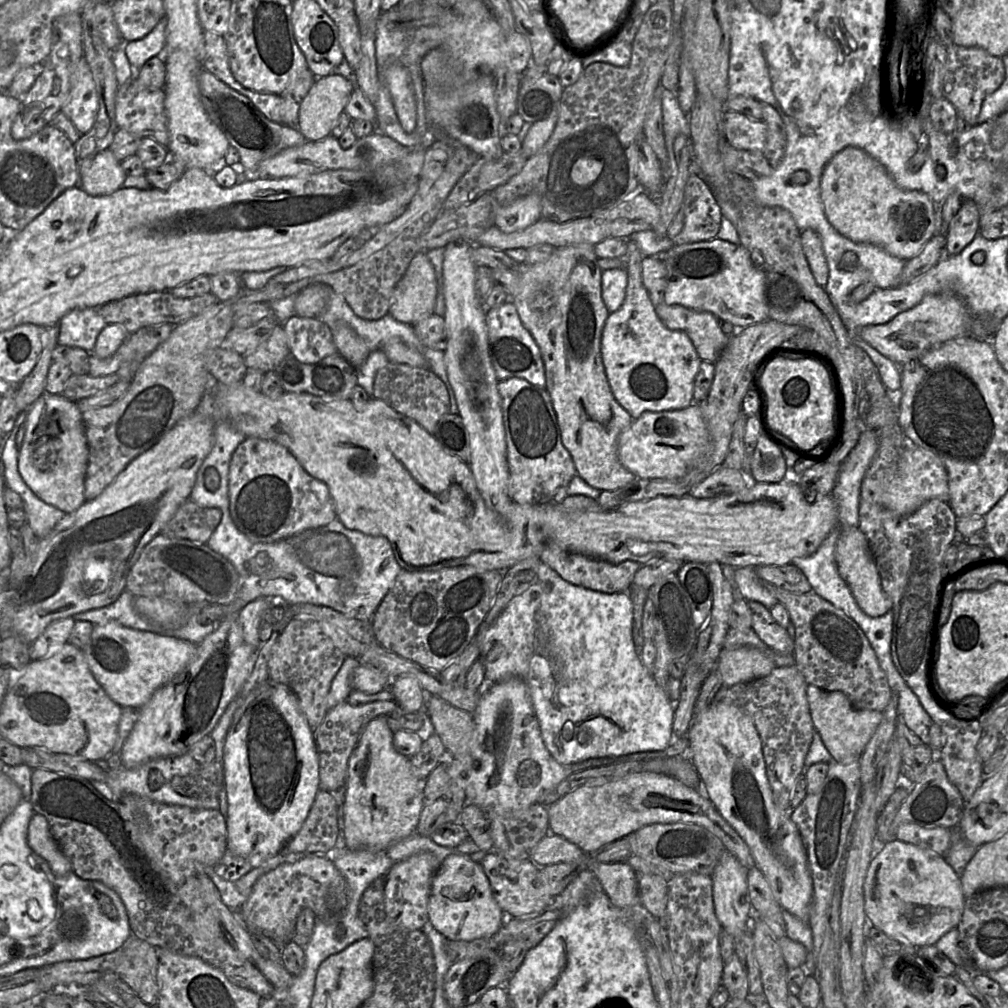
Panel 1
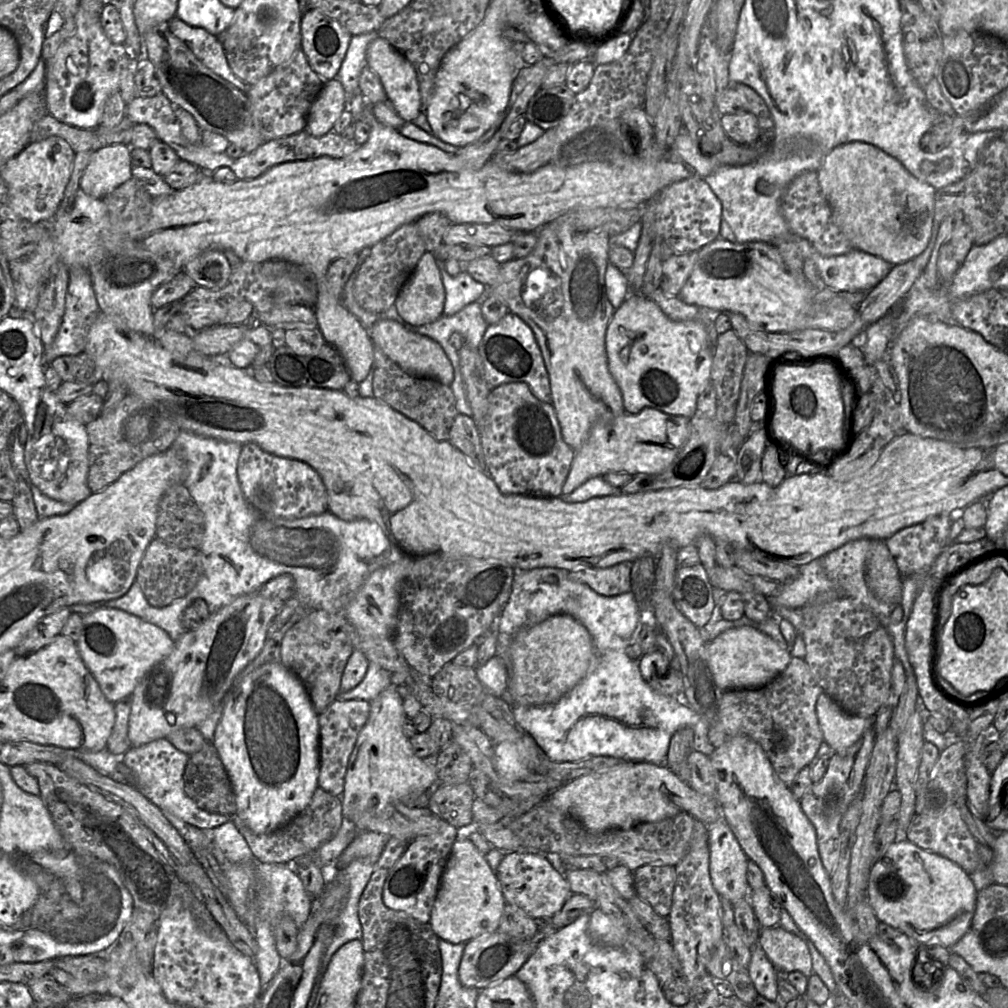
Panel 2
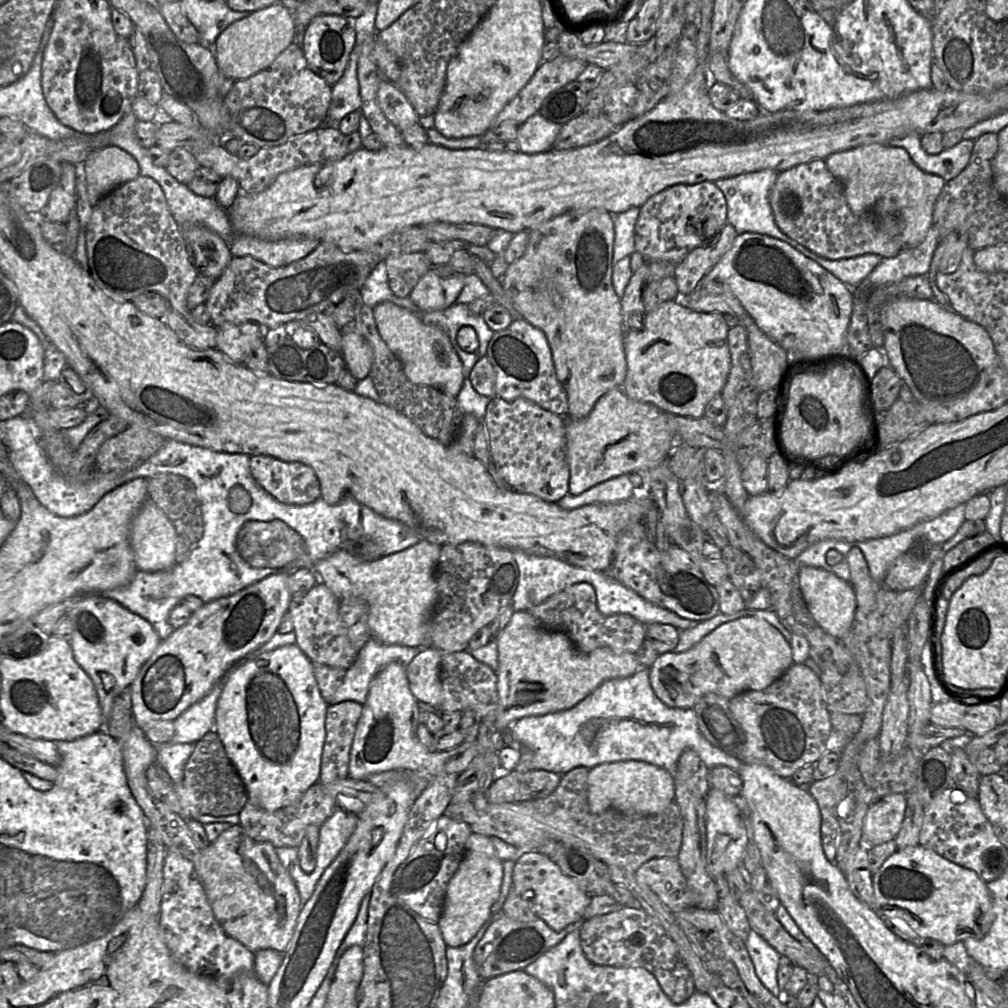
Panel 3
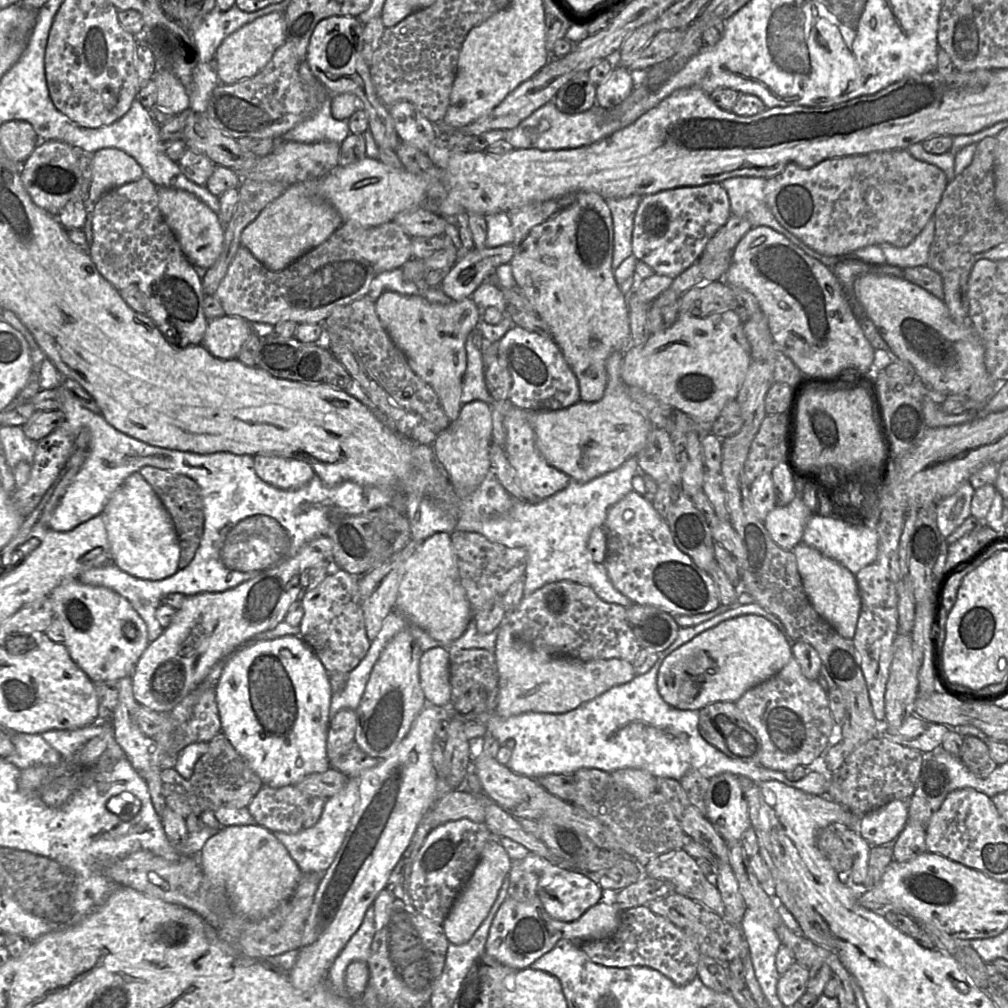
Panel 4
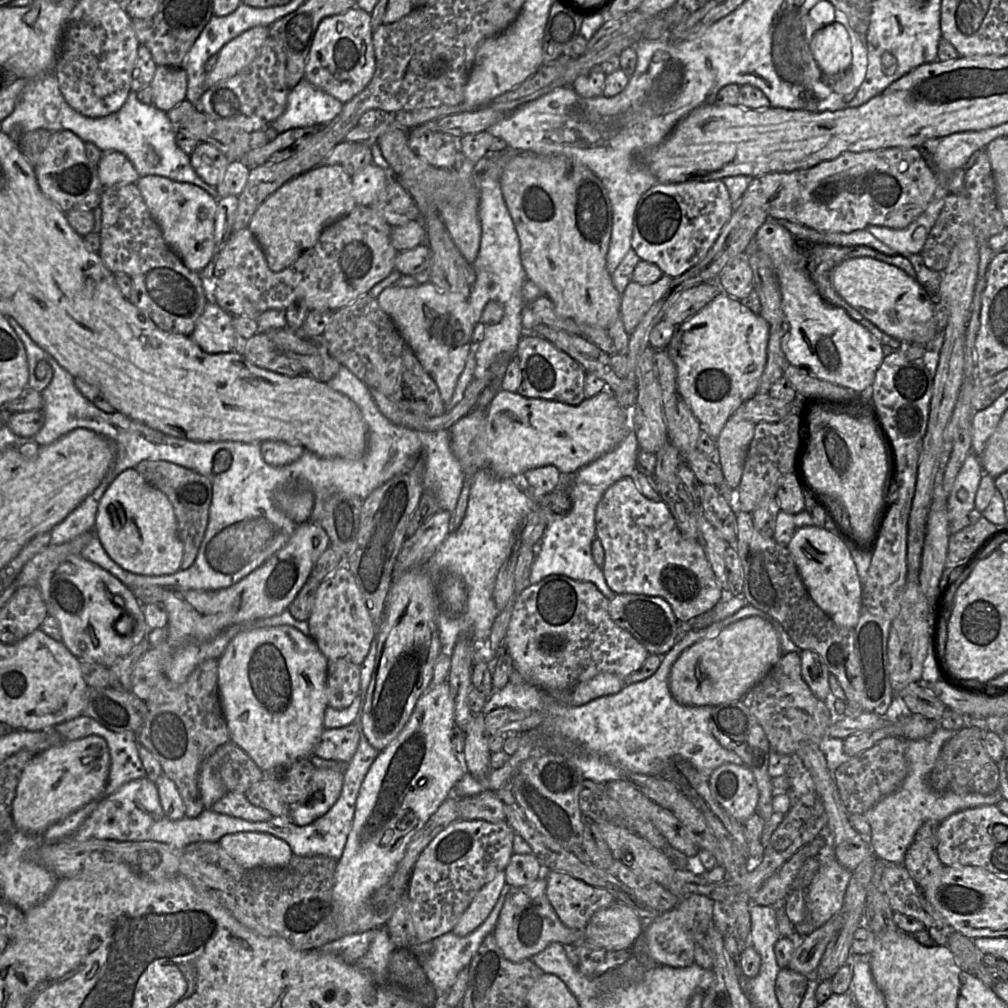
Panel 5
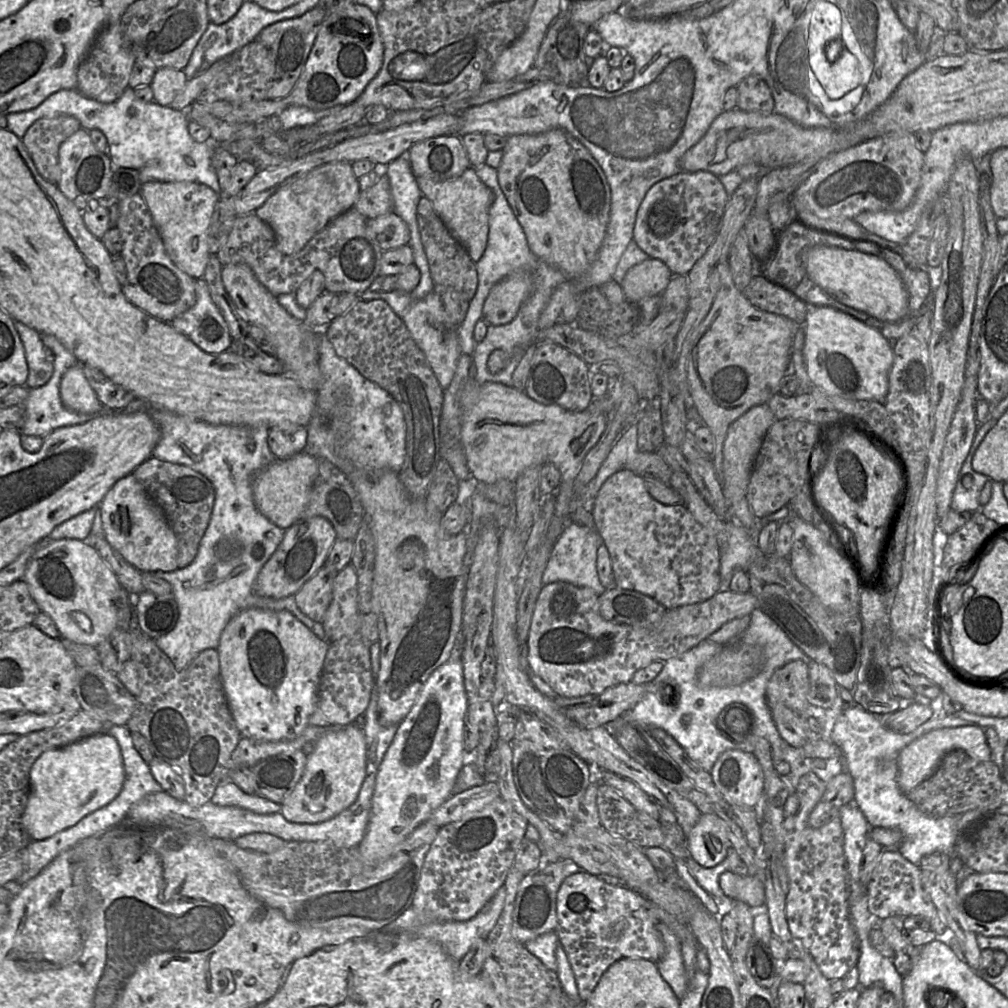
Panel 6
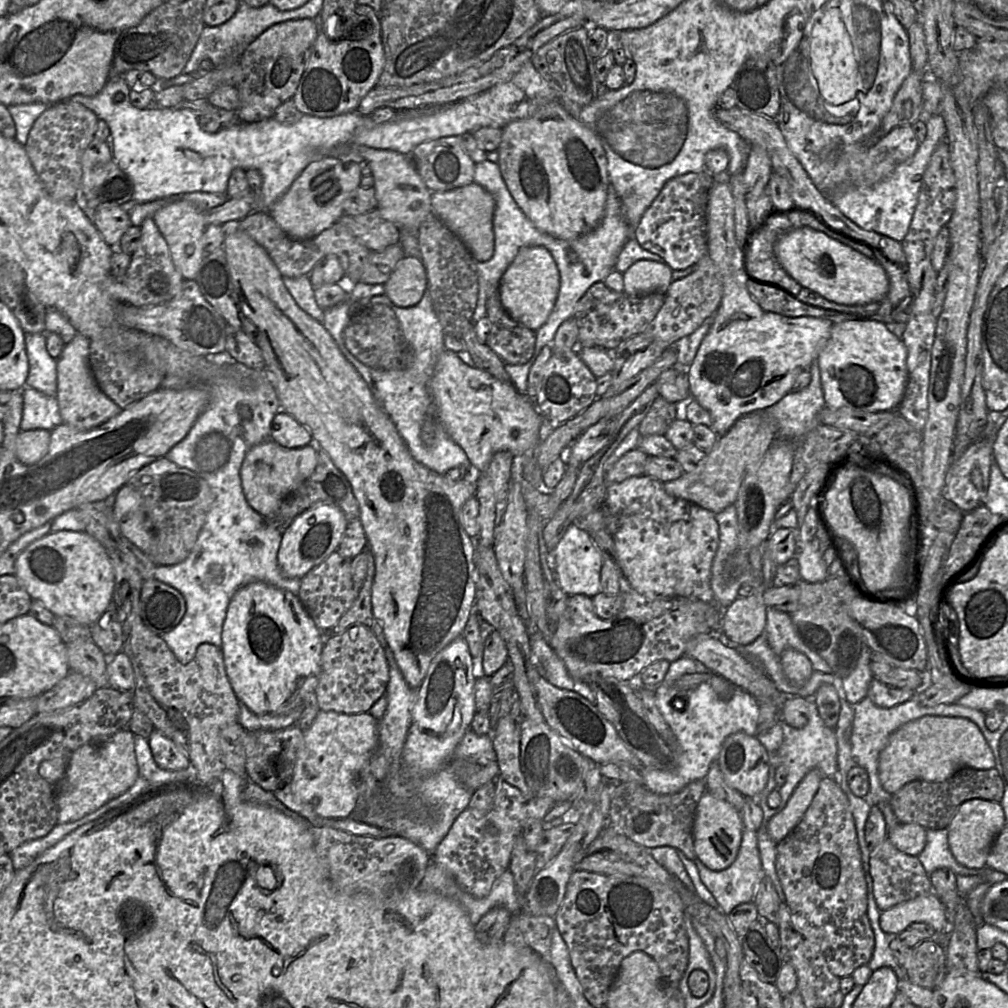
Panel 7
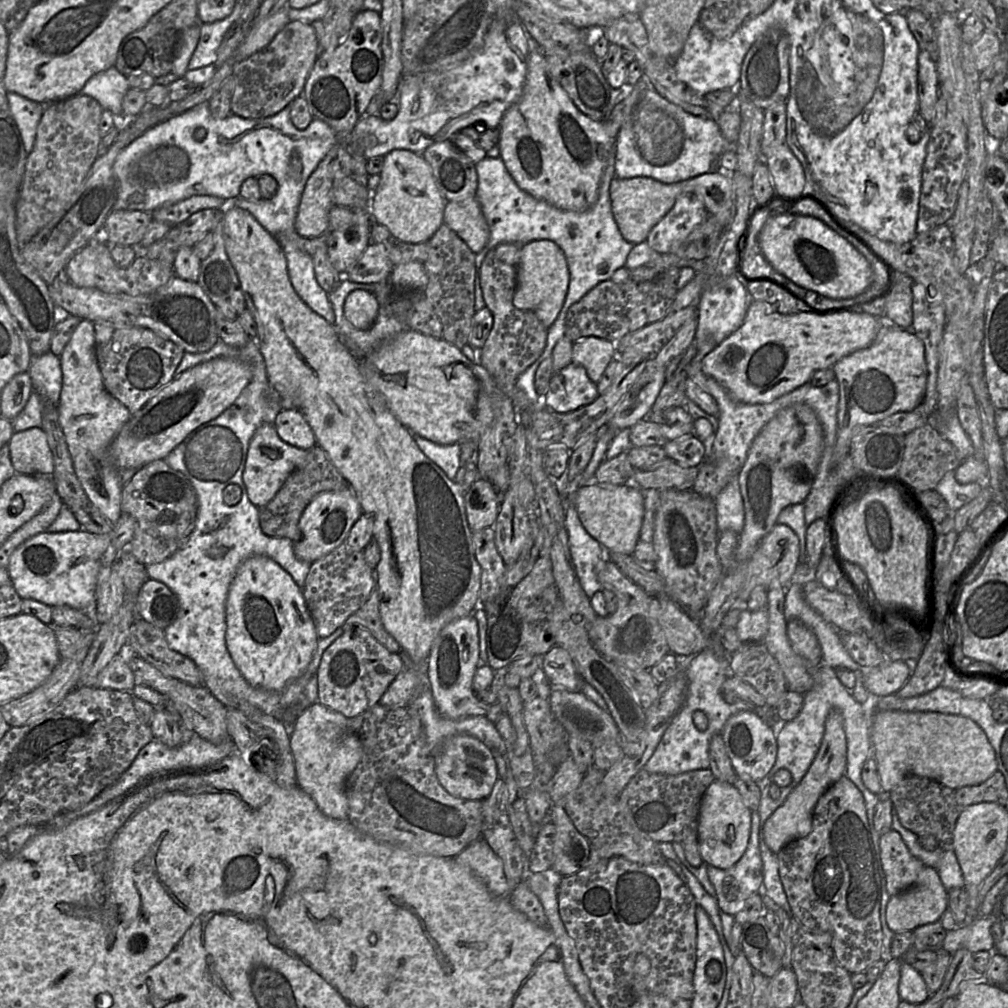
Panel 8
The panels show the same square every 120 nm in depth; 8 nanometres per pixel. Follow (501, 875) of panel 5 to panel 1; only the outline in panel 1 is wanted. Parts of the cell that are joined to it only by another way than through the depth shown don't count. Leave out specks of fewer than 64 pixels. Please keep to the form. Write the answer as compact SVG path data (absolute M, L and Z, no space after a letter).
M453 852L438 867L431 885L428 916L432 926L448 940L471 941L495 934L506 921L506 914L496 902L488 877L476 857Z

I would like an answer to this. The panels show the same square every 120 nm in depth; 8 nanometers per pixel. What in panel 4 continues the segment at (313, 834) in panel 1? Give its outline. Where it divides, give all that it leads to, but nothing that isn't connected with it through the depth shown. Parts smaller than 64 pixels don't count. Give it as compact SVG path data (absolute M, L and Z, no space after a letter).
M263 786L247 809L255 824L270 832L295 834L303 829L310 799L296 786L273 788Z

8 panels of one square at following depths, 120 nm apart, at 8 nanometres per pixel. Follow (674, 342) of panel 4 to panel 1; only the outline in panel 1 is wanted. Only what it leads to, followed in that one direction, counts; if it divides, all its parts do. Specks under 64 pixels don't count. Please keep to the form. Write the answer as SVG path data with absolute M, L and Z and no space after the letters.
M633 240L626 241L626 297L622 306L607 317L601 338L601 356L616 401L634 420L645 411L679 410L695 403L694 382L702 359L685 332L670 330L657 315L642 282L643 254Z

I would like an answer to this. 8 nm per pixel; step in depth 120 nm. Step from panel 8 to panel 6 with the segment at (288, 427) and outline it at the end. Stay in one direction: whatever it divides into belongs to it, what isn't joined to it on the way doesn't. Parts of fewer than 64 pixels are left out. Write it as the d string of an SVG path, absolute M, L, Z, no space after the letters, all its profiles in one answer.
M306 426L296 429L270 428L267 442L271 453L277 459L284 459L304 451L308 431Z

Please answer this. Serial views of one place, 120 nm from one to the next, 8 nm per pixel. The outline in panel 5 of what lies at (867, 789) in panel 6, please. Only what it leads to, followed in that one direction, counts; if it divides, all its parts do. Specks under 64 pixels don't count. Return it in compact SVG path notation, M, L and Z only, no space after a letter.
M938 726L926 738L905 741L907 775L903 783L896 791L882 798L863 814L871 827L871 835L868 837L871 851L879 860L903 864L905 853L915 841L915 834L923 823L927 821L940 823L960 810L996 805L1003 799L999 790L987 795L979 793L959 795L952 792L938 793L927 785L927 778L936 764L943 745L957 732Z

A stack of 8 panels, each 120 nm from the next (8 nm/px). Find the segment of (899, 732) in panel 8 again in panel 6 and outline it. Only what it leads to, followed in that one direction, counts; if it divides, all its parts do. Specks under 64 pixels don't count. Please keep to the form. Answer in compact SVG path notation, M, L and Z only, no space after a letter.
M978 725L947 727L933 730L908 744L899 753L897 775L898 788L903 793L915 788L934 773L944 755L952 750L963 750L978 761L985 762L992 758L991 749L985 738L984 728Z

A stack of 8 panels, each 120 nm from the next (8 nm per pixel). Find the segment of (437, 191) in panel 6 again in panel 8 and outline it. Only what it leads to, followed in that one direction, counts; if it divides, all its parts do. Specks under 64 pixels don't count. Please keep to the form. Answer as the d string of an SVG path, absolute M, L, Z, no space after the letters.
M476 196L462 201L447 201L443 219L444 223L456 232L475 254L487 245L490 238L490 228Z

